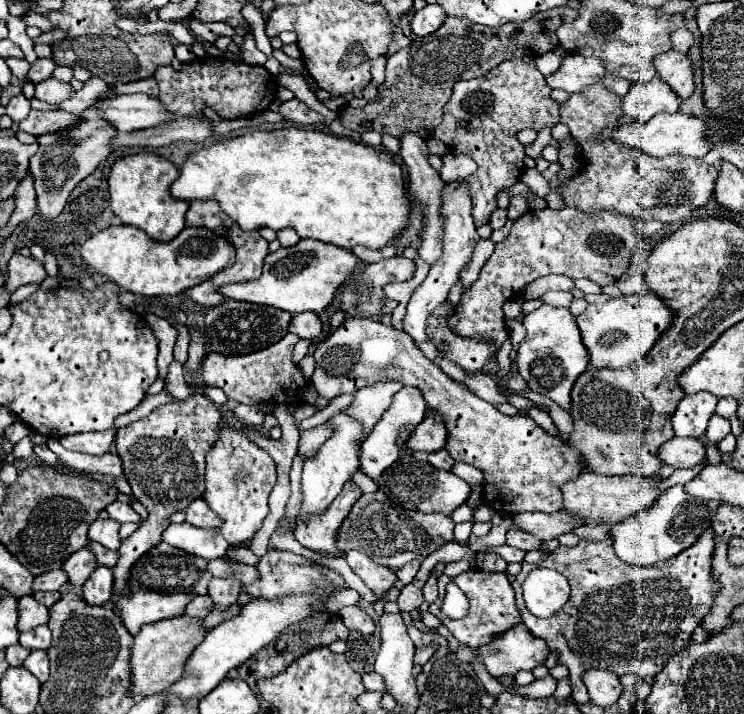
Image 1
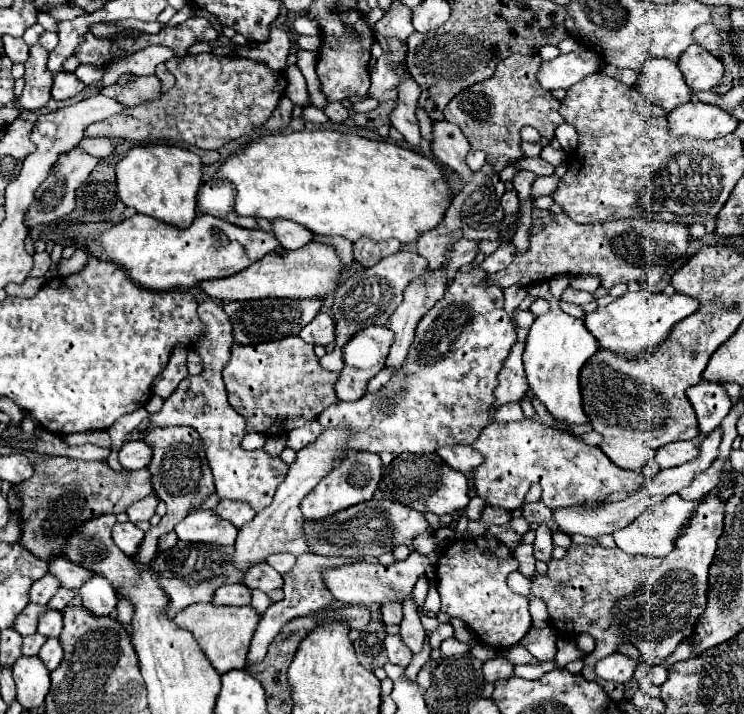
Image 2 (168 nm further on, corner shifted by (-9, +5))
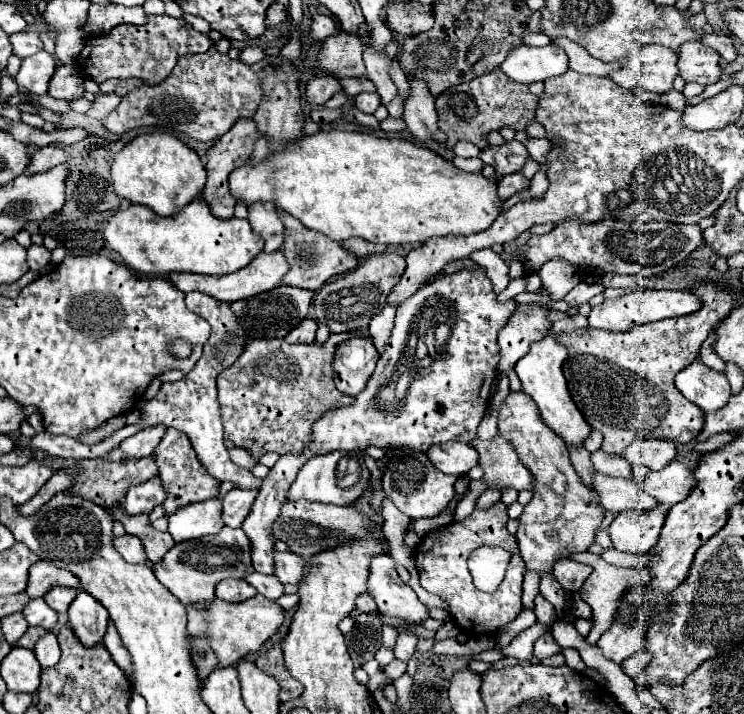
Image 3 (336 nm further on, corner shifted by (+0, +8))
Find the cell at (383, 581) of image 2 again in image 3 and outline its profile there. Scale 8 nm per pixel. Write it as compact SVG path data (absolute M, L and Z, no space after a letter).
M389 554L373 558L367 590L373 594L379 612L421 626L429 616L429 608L421 604L417 594L401 582L395 572L395 560Z

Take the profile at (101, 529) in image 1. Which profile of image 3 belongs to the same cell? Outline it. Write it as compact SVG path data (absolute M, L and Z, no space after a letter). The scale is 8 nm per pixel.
M121 536L121 538L113 538L113 544L117 548L117 552L131 564L145 564L147 556L145 550L141 548L141 540L137 540L137 536Z

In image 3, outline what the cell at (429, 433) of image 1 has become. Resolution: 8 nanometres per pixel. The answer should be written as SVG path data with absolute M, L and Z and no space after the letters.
M519 304L517 312L509 318L509 322L501 328L499 348L501 362L497 370L507 374L515 362L529 352L531 340L541 340L549 330L549 306L545 304Z

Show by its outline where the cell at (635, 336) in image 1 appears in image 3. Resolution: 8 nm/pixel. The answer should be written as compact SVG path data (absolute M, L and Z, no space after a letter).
M641 290L641 292L625 294L621 298L605 300L603 304L591 308L589 326L601 328L601 330L611 330L611 332L627 332L633 326L655 322L655 320L665 320L665 318L687 316L687 314L697 312L699 308L701 308L701 300L691 292L681 292L681 290Z

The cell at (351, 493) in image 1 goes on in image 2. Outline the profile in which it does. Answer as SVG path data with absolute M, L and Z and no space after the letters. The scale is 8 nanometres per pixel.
M358 453L358 455L350 455L350 459L346 459L346 463L338 463L338 467L334 467L334 471L330 471L330 475L326 475L326 479L322 479L322 483L318 483L318 487L314 487L314 491L310 491L302 503L302 515L306 521L314 521L314 519L326 519L338 511L344 511L356 503L362 503L366 499L372 499L378 481L380 481L380 457L374 453Z

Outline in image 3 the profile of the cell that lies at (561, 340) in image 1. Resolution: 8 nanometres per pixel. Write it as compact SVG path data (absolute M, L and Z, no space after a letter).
M553 334L545 336L543 340L539 342L533 342L531 344L531 350L527 356L523 356L517 364L515 364L515 372L521 380L521 386L523 386L523 392L529 394L539 412L541 412L541 418L543 422L557 434L563 438L565 446L583 446L585 440L589 438L591 434L591 426L587 424L587 420L583 418L583 414L579 412L579 408L575 406L575 402L571 400L569 396L569 390L567 390L567 380L563 376L563 370L561 370L561 364L565 360L567 352L565 352L565 346L557 344Z

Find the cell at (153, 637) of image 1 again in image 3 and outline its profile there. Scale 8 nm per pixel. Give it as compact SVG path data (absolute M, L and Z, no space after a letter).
M255 594L253 598L239 602L239 604L229 604L221 600L213 600L207 604L207 610L195 610L189 608L189 622L187 622L187 632L191 636L209 636L211 648L215 650L219 658L219 666L235 666L241 658L259 652L259 648L281 628L285 622L285 610L275 604L273 600Z

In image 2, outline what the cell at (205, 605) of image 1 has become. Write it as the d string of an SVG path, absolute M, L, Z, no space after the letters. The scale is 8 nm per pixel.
M236 583L236 585L222 585L216 589L212 601L214 605L248 605L250 603L250 589L244 583Z

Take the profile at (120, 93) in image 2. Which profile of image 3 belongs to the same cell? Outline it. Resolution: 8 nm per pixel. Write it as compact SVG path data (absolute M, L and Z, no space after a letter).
M109 94L109 96L99 98L99 100L95 100L95 104L93 104L93 108L87 112L87 116L93 118L93 120L103 120L109 112L113 112L113 110L117 108L119 100L121 100L121 98L119 98L117 94Z

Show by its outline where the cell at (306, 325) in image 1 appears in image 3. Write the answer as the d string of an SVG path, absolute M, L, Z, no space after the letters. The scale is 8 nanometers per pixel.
M307 318L303 320L297 328L293 328L287 336L285 336L285 342L287 344L297 344L297 342L305 342L305 344L311 344L315 340L315 330L317 330L317 322Z

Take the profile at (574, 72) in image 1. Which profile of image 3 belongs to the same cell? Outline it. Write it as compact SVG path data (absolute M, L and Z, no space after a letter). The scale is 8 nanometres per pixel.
M551 42L543 48L529 48L529 46L511 48L499 68L511 80L521 84L531 84L563 74L569 68L567 62L569 60L563 48Z

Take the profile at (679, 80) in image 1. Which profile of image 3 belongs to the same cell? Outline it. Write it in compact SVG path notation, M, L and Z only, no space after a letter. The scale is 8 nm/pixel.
M689 40L679 48L679 76L685 82L697 82L703 86L719 82L721 56L705 46L701 40Z

